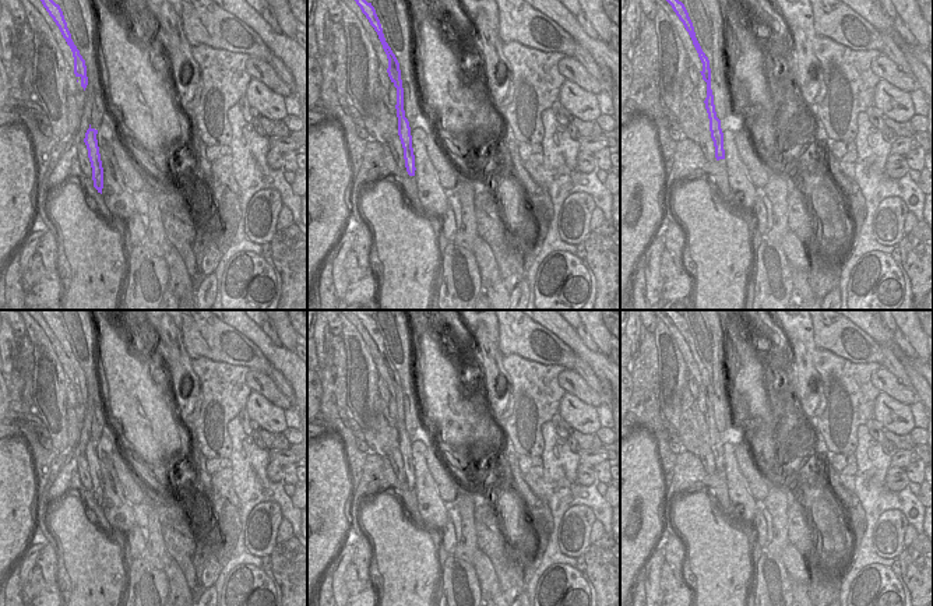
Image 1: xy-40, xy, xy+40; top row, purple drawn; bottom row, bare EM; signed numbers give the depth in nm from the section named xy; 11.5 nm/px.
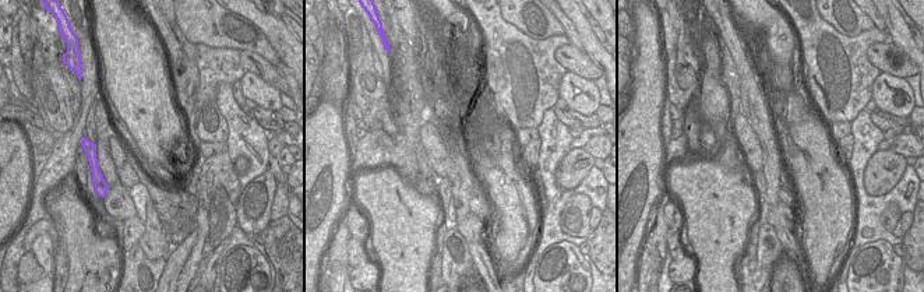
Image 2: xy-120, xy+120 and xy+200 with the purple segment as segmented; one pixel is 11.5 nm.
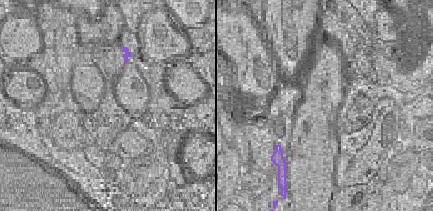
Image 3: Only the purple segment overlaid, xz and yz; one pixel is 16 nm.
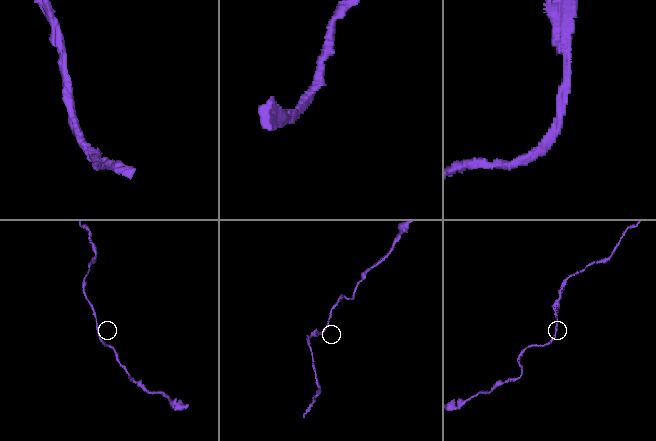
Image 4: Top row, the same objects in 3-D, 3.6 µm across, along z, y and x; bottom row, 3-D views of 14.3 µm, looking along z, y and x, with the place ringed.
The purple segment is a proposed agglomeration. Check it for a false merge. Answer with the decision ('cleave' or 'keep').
keep

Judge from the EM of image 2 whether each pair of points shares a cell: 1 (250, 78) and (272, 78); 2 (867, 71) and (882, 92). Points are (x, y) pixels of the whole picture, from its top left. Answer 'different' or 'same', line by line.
1: different
2: different

